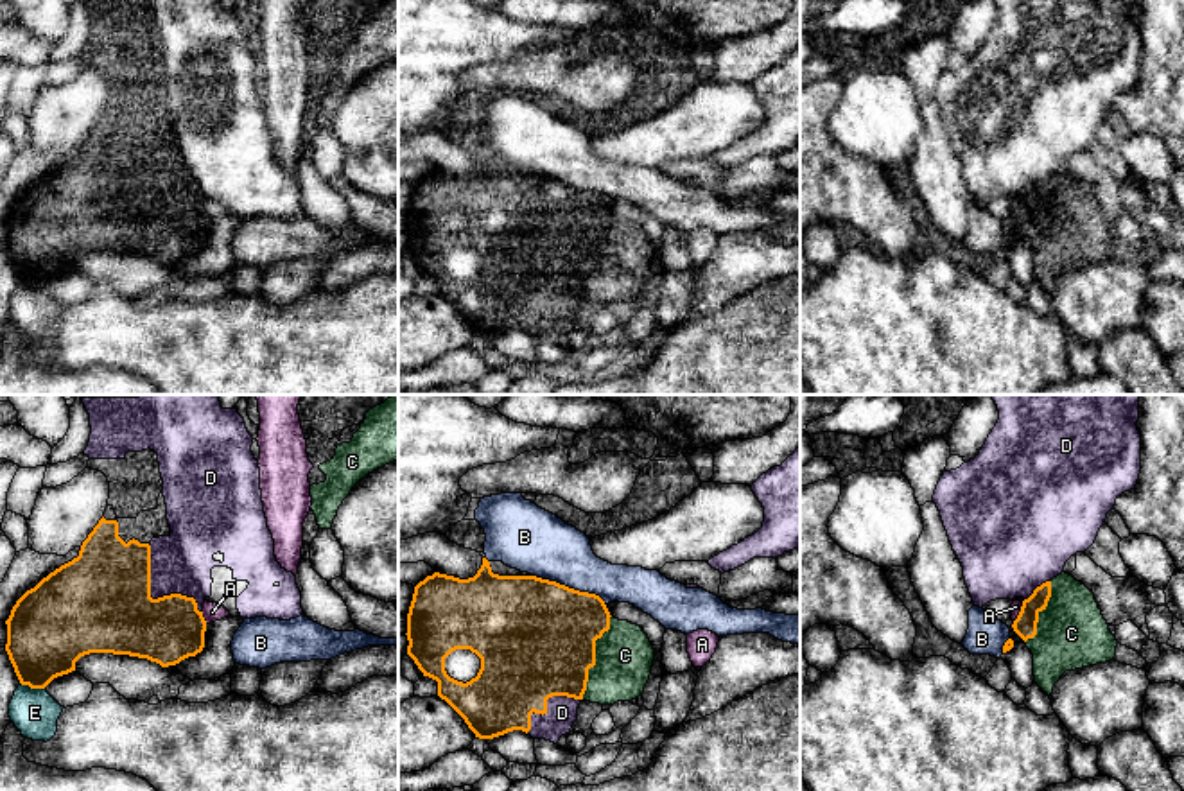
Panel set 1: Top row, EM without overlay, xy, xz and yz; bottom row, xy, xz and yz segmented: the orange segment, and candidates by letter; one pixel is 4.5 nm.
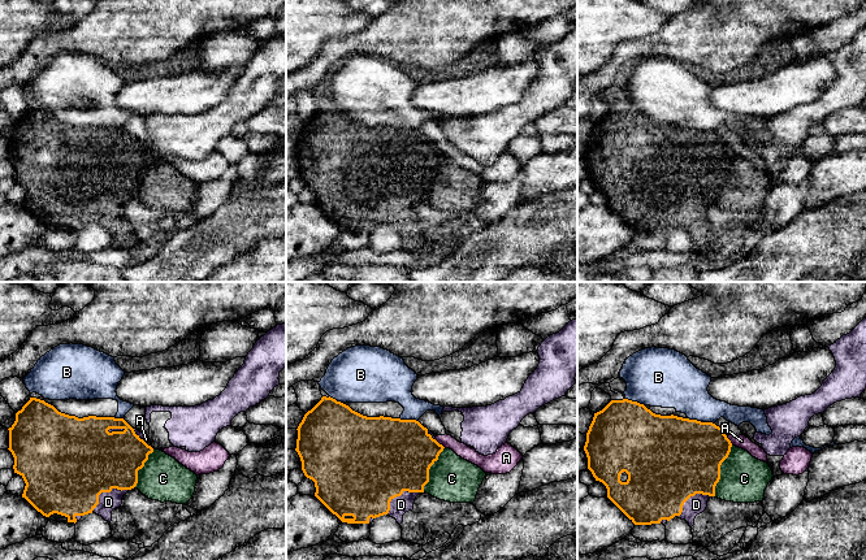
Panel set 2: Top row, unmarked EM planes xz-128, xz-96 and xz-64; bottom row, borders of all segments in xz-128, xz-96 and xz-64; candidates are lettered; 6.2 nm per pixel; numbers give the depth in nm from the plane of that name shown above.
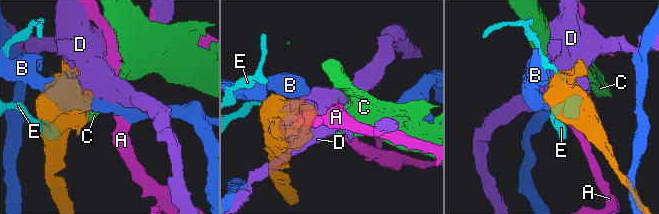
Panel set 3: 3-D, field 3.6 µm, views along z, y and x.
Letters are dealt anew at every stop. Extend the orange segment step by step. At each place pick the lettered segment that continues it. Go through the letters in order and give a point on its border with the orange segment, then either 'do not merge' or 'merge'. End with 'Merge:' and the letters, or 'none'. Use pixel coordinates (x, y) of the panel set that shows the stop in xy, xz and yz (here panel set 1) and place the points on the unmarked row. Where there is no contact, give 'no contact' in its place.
A: meets orange in xy at (203, 216); do not merge
B: meets orange in xz at (567, 185); do not merge
C: meets orange in xz at (594, 255); do not merge
D: meets orange in xy at (151, 196); do not merge
E: meets orange in xy at (33, 286); do not merge
Merge: none

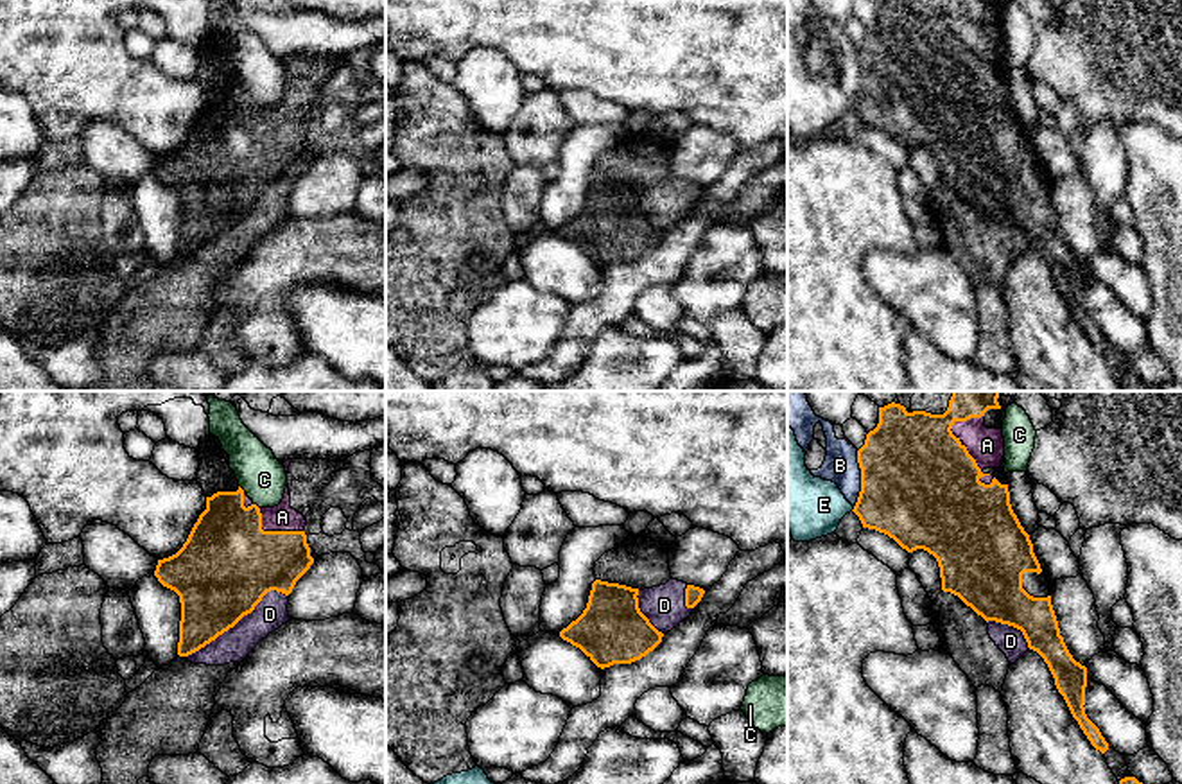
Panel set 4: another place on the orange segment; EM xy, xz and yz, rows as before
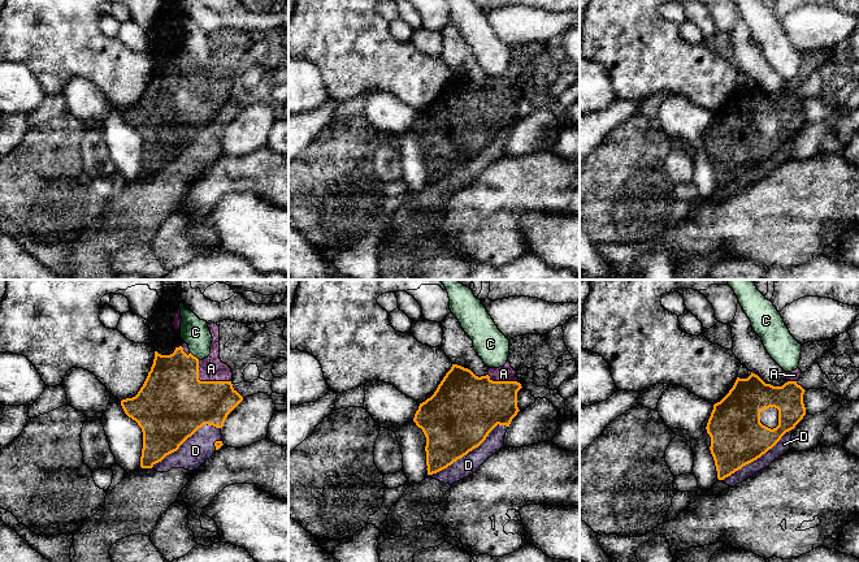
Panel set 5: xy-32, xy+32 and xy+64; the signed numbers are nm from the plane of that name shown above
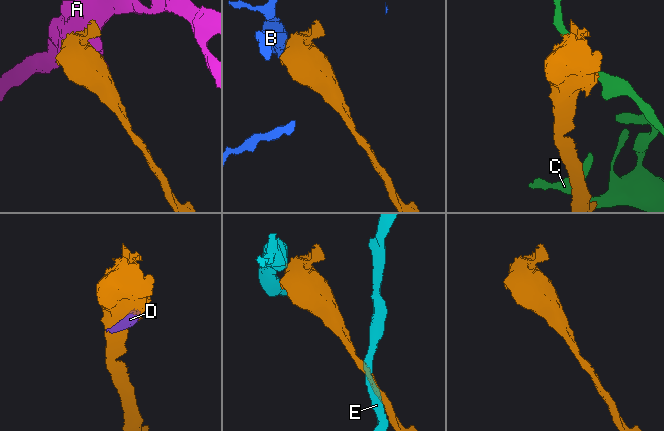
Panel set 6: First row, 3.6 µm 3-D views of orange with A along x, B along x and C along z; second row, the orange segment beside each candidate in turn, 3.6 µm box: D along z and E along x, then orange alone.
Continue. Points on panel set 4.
A: meets orange in xy at (273, 130); do not merge
B: meets orange in yz at (861, 78); do not merge
C: meets orange in xy at (257, 104); do not merge
D: meets orange in xy at (237, 219); merge
E: meets orange in yz at (854, 106); do not merge
Merge: D

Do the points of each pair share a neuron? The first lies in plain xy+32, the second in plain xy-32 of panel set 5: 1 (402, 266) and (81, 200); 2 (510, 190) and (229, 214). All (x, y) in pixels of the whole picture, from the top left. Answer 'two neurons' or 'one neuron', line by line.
1: two neurons
2: two neurons

